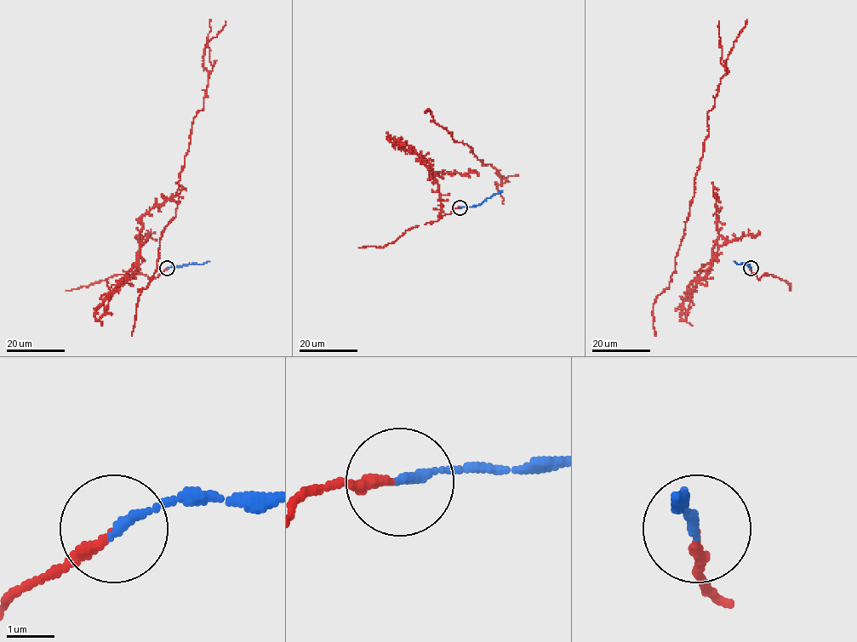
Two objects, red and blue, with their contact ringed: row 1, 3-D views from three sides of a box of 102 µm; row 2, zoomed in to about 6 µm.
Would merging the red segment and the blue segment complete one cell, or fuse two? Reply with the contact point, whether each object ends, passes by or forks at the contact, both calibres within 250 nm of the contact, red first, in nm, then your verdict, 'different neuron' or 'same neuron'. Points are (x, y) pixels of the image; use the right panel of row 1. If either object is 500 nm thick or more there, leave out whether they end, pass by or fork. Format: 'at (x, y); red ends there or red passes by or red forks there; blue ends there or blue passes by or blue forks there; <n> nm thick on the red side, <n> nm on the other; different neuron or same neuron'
at (751, 268); red ends there; blue ends there; 200 nm thick on the red side, 190 nm on the other; same neuron

